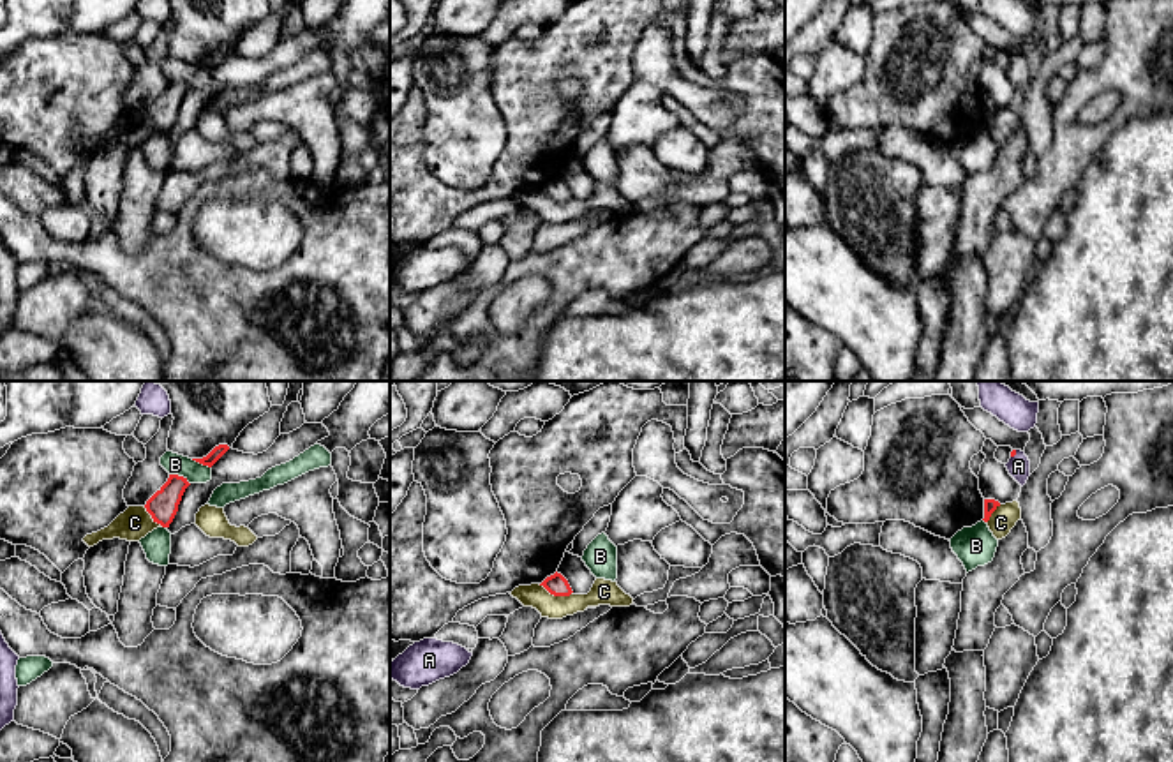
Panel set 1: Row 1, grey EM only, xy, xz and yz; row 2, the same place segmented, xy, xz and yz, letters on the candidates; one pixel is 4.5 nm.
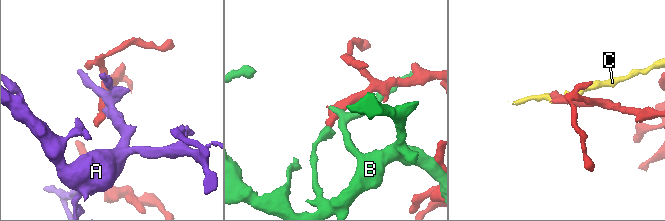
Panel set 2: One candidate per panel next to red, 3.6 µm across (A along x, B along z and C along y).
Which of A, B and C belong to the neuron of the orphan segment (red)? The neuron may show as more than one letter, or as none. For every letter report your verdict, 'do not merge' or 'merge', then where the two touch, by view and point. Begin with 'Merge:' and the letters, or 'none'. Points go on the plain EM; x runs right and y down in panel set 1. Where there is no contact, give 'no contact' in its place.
Merge: A
A: merge | yz (1015, 59)
B: do not merge | xy (180, 82)
C: do not merge | xz (556, 200)

